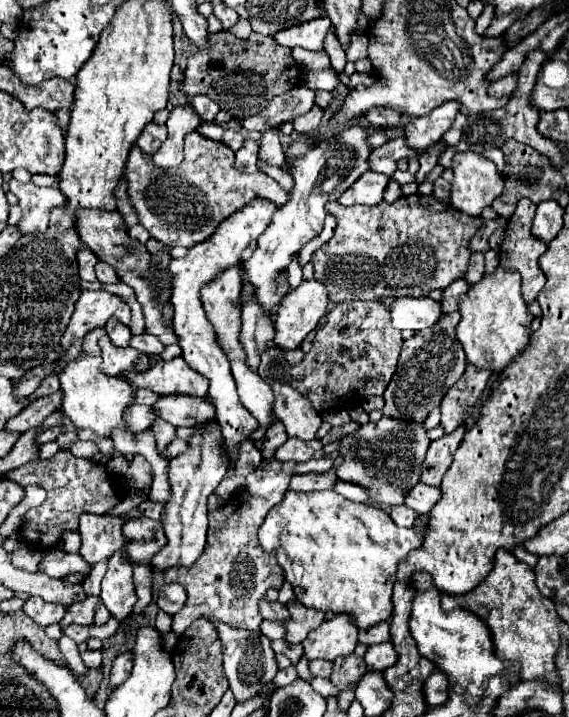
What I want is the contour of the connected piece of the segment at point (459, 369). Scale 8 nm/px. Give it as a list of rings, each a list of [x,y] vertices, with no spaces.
[[[460,312],[444,314],[436,322],[436,326],[420,330],[412,338],[404,340],[396,374],[392,376],[392,380],[390,380],[390,384],[388,384],[386,392],[384,392],[384,400],[386,400],[386,404],[382,408],[384,416],[388,416],[388,418],[400,418],[400,420],[406,420],[406,422],[424,422],[428,418],[428,414],[436,406],[440,406],[440,402],[442,402],[444,394],[448,392],[448,388],[452,388],[462,378],[462,374],[466,370],[466,354],[462,350],[462,344],[456,338],[456,326],[458,326],[458,322],[460,322]]]

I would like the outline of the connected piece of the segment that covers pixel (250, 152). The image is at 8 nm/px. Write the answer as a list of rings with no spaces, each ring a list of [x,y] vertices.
[[[246,140],[244,146],[236,152],[236,168],[240,172],[256,172],[258,166],[256,166],[256,160],[258,160],[258,142],[256,140]]]

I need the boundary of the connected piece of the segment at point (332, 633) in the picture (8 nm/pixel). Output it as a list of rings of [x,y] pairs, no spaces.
[[[338,614],[332,620],[324,620],[302,642],[304,656],[308,660],[334,660],[336,656],[348,656],[358,644],[358,628],[348,614]]]

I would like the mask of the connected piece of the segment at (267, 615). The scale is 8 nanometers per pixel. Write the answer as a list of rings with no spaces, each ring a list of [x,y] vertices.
[[[262,598],[260,614],[264,616],[264,620],[270,620],[270,622],[278,622],[278,624],[288,622],[288,608],[282,606],[280,602],[266,602],[266,598]]]

